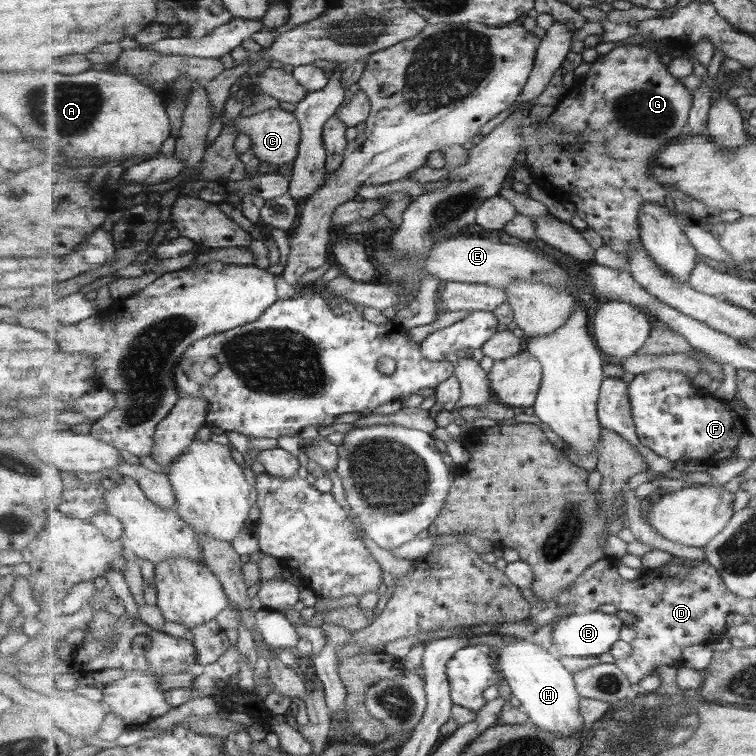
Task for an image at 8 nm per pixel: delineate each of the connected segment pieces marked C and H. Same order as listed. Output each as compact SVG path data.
M275 107L250 116L239 115L234 118L234 125L238 132L251 138L252 152L260 162L269 162L269 164L274 164L279 168L283 164L289 164L289 162L293 164L294 160L298 158L302 128L294 111L289 112L283 108Z
M507 636L506 643L497 649L499 673L507 680L511 694L520 701L521 707L530 716L531 721L563 738L572 736L574 732L582 732L584 728L586 732L585 720L579 712L581 695L574 673L565 669L555 651L550 652L530 639L513 636Z

